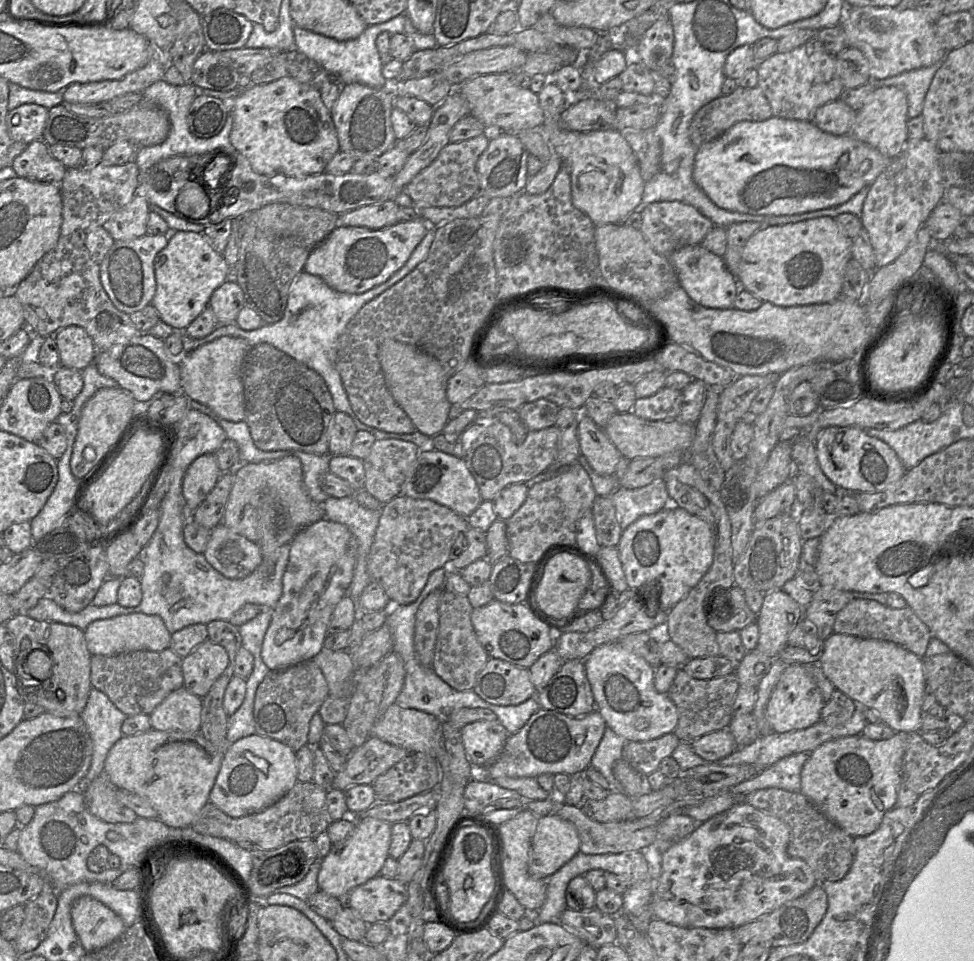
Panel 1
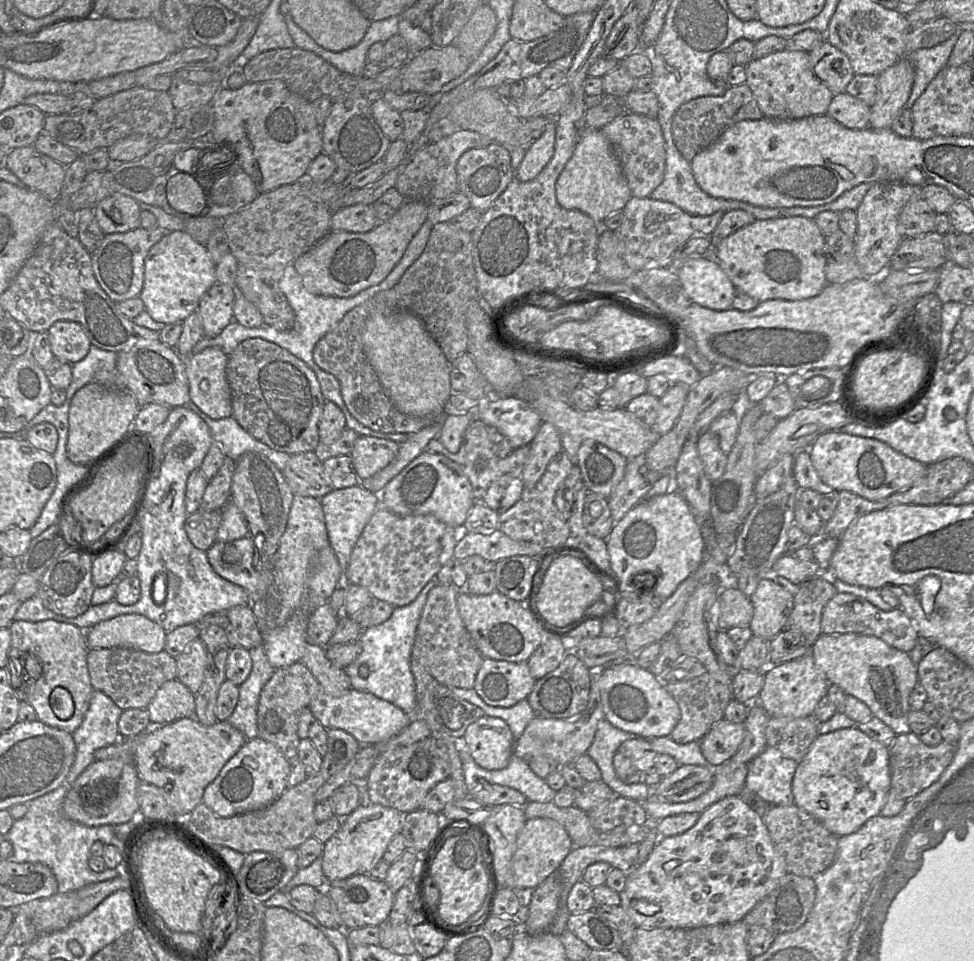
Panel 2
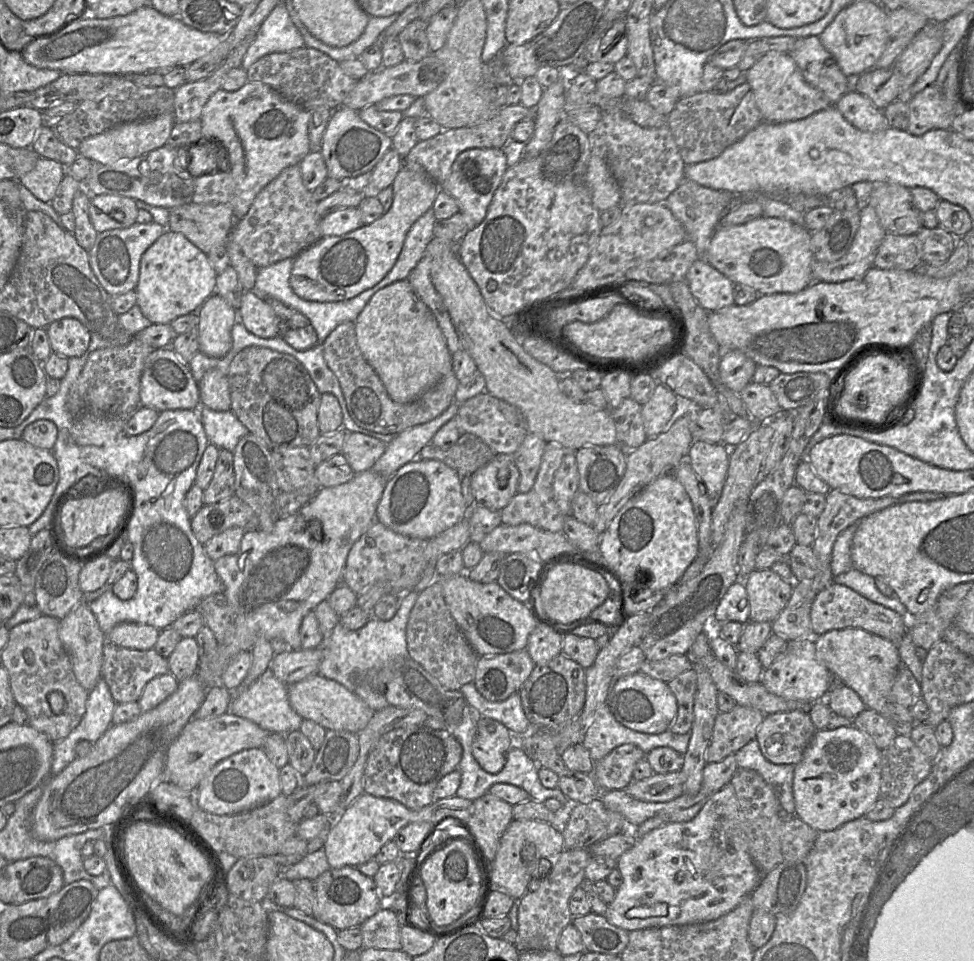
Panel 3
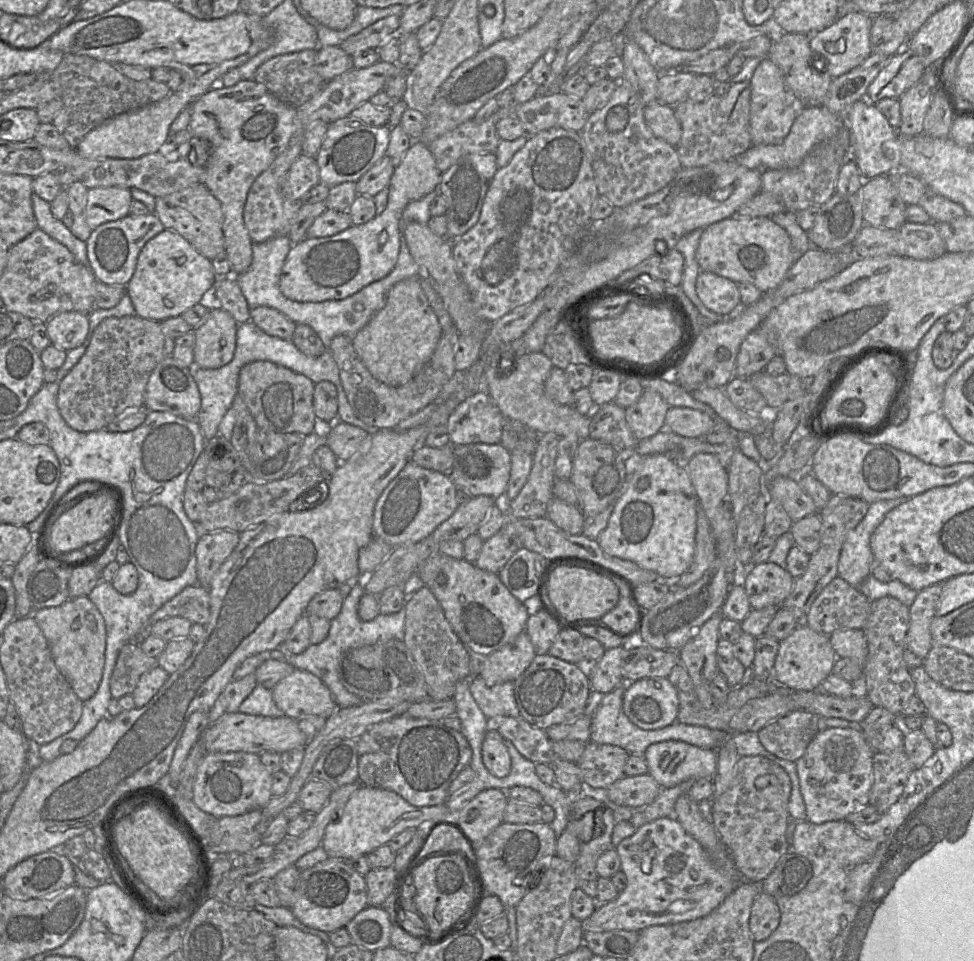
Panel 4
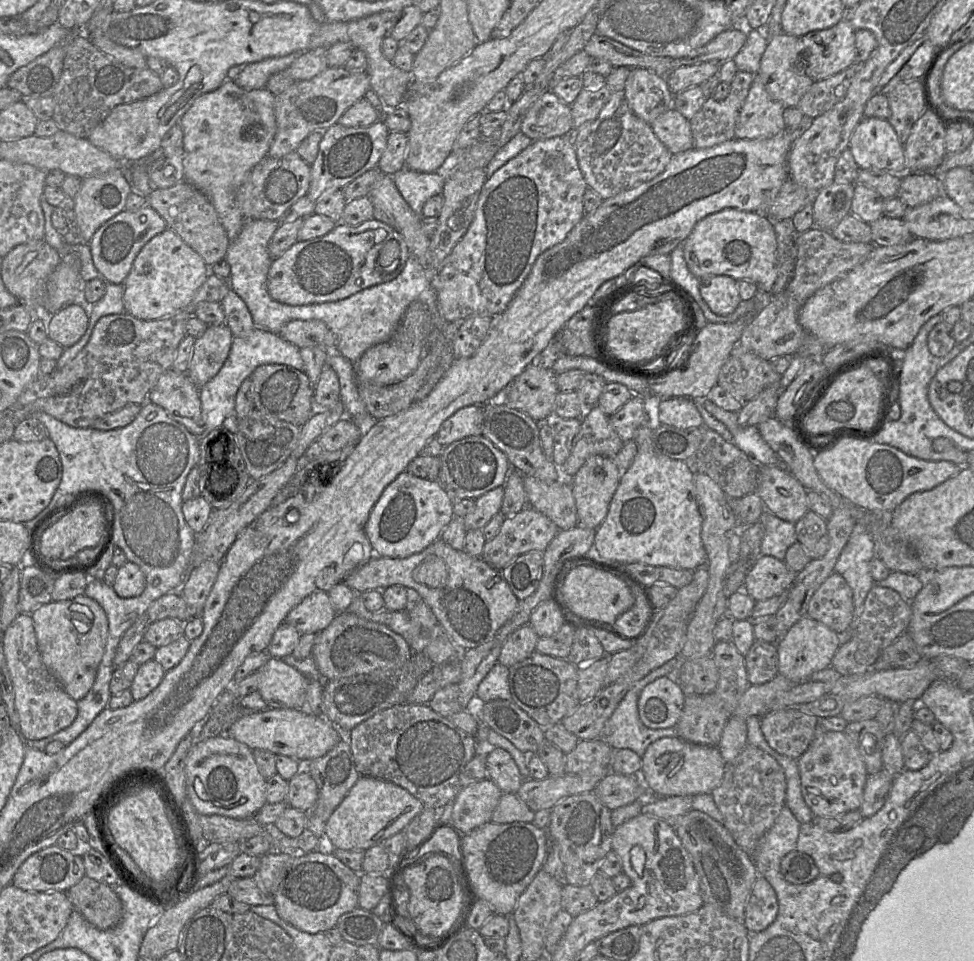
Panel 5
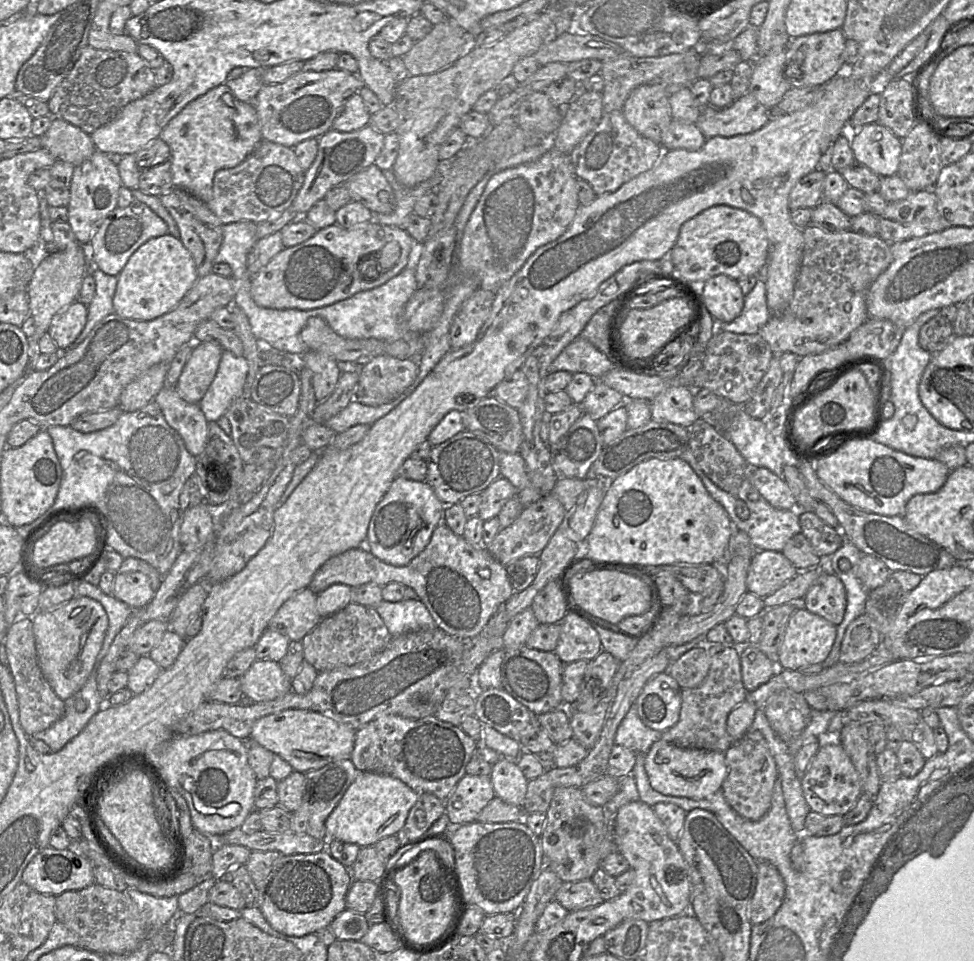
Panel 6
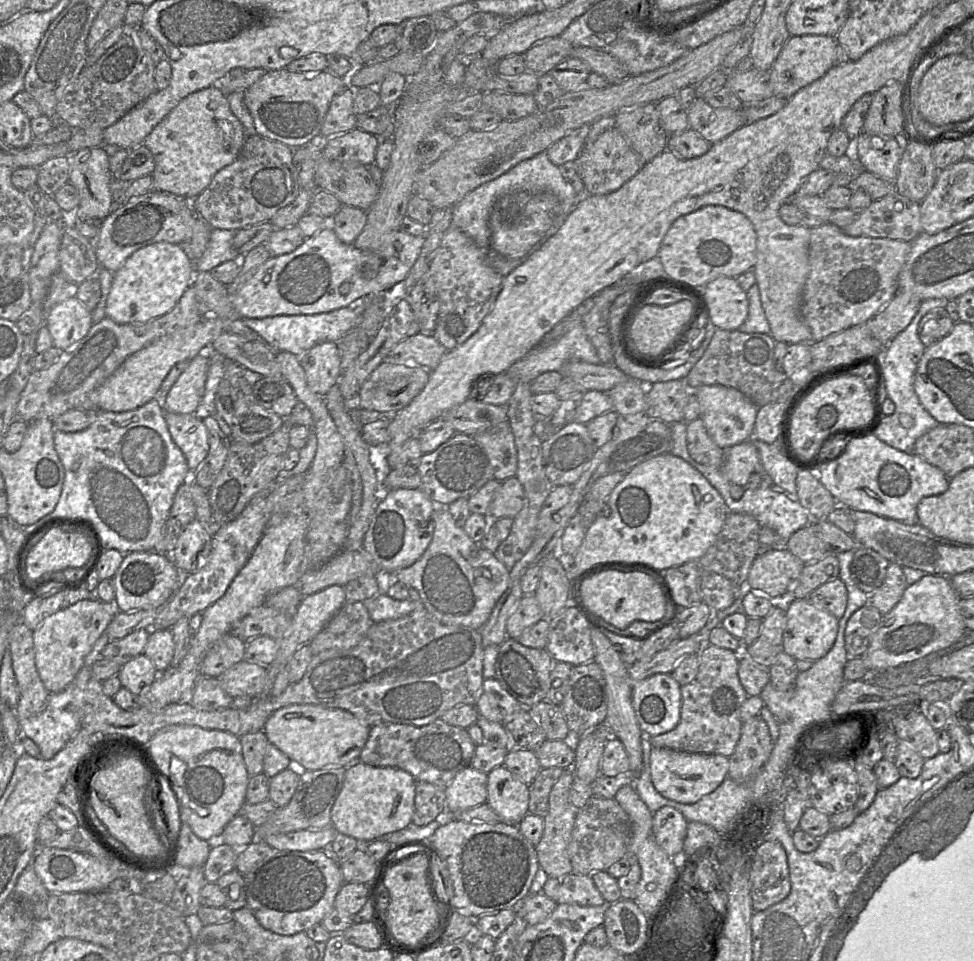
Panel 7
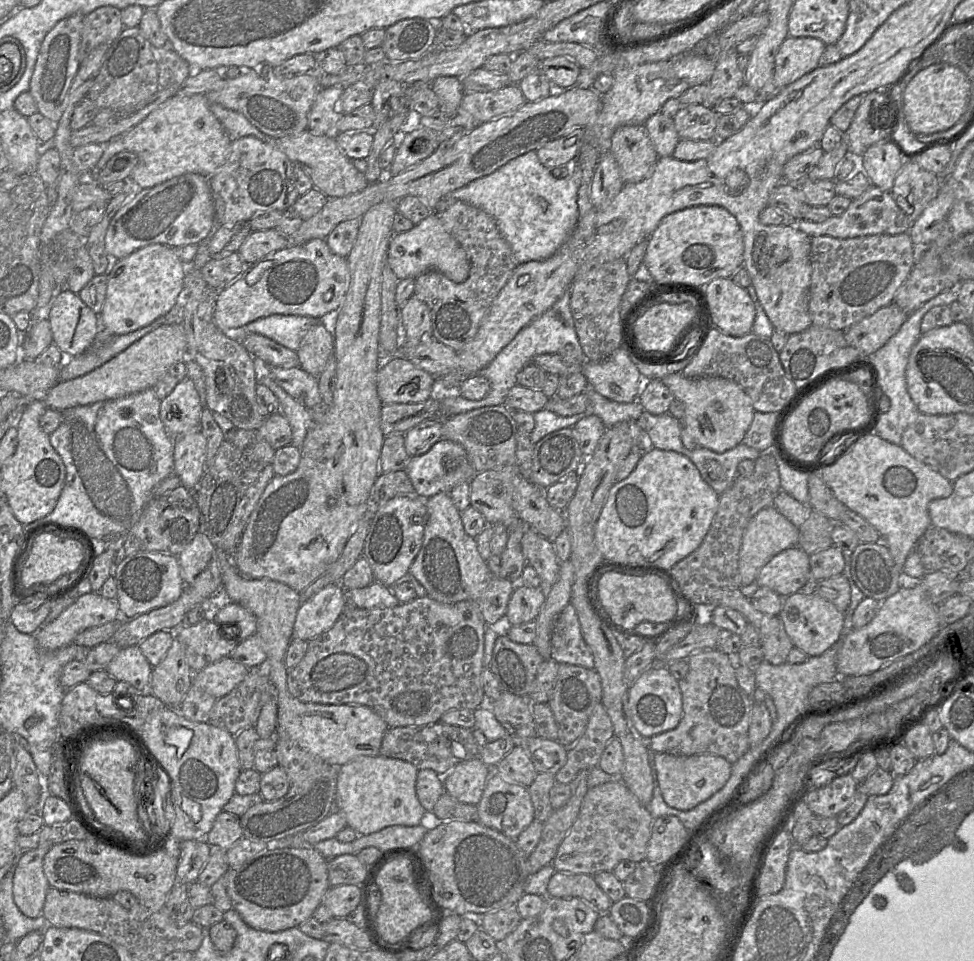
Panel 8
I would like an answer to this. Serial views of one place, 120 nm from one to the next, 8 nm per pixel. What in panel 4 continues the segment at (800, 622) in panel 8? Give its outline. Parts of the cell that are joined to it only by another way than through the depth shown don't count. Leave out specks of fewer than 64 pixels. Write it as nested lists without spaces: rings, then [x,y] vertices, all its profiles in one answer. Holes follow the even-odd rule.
[[[805,623],[800,624],[790,636],[780,642],[772,680],[794,691],[820,690],[821,683],[832,673],[837,658],[828,635],[814,631]]]

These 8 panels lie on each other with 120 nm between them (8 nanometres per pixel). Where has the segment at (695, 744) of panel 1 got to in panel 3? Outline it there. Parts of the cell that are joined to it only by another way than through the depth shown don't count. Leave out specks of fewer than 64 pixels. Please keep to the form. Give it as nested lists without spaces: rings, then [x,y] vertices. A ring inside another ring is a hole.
[[[736,705],[729,712],[718,713],[711,741],[705,752],[706,763],[720,762],[756,739],[765,715],[757,709]]]

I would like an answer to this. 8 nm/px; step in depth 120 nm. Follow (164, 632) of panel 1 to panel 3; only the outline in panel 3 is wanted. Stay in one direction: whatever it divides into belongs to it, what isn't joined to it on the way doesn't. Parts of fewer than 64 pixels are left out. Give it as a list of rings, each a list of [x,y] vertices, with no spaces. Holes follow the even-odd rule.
[[[122,622],[106,634],[106,641],[128,649],[153,649],[161,630],[140,623]]]

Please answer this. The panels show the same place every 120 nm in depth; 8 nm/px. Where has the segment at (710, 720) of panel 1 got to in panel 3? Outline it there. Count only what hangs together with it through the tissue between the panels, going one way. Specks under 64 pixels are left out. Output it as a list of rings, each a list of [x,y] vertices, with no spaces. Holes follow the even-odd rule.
[[[695,669],[687,670],[667,683],[677,700],[677,716],[669,730],[676,734],[691,733],[697,689]]]

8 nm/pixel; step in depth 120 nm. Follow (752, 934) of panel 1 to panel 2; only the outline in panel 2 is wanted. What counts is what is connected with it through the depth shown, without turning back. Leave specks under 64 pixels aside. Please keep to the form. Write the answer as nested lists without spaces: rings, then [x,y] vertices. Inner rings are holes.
[[[787,873],[774,890],[760,900],[742,919],[748,926],[763,926],[776,934],[795,931],[800,928],[811,913],[816,897],[813,878]]]

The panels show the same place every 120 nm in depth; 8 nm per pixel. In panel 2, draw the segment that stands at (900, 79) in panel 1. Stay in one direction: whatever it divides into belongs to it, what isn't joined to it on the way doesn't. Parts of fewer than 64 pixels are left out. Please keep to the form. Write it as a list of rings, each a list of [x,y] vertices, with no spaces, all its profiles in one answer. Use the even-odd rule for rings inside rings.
[[[958,33],[932,48],[923,48],[904,55],[914,68],[915,77],[906,107],[911,109],[935,76],[948,65],[948,59],[958,40]]]

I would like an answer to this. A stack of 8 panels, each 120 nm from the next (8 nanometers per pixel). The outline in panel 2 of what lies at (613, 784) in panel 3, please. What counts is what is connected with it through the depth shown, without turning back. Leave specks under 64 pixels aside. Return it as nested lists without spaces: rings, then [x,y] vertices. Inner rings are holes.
[[[634,738],[624,741],[613,757],[615,773],[626,784],[641,782],[644,774],[655,768],[657,755],[647,739]]]

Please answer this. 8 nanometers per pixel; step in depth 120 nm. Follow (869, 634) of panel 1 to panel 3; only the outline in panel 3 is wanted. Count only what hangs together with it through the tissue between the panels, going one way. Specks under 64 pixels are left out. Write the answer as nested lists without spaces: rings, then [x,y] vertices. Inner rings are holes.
[[[833,582],[817,593],[811,607],[810,617],[813,636],[820,636],[836,629],[860,628],[898,644],[908,630],[907,618],[868,600],[847,586]]]

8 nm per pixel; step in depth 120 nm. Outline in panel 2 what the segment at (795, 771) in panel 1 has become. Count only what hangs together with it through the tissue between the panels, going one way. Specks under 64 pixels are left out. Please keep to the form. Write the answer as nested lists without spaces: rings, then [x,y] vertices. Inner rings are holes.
[[[766,747],[748,763],[745,793],[755,794],[771,805],[794,804],[792,779],[798,762],[785,758],[775,748]]]

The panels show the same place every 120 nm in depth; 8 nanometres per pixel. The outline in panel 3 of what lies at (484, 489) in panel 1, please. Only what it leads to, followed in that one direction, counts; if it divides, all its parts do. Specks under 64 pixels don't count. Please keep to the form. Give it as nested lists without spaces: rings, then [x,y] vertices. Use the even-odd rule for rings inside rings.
[[[462,433],[457,442],[443,450],[429,443],[422,448],[417,458],[438,460],[454,469],[461,479],[462,494],[468,507],[475,505],[471,487],[471,474],[489,463],[495,456],[493,450],[471,433]]]

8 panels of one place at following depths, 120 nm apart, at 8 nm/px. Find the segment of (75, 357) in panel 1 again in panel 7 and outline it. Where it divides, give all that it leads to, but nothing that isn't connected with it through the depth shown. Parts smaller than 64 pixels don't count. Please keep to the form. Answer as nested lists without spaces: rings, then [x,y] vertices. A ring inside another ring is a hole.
[[[71,295],[48,310],[45,325],[53,346],[64,351],[87,334],[93,325],[91,311],[76,296]]]

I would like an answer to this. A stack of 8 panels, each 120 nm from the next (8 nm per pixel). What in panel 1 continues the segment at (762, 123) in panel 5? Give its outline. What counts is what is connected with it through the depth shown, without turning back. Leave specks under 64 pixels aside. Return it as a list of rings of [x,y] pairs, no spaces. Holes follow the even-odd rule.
[[[816,38],[791,51],[776,52],[764,61],[759,62],[755,69],[758,74],[757,87],[762,90],[768,99],[773,116],[781,118],[812,121],[817,108],[837,100],[845,89],[836,70],[835,55],[829,54]]]

